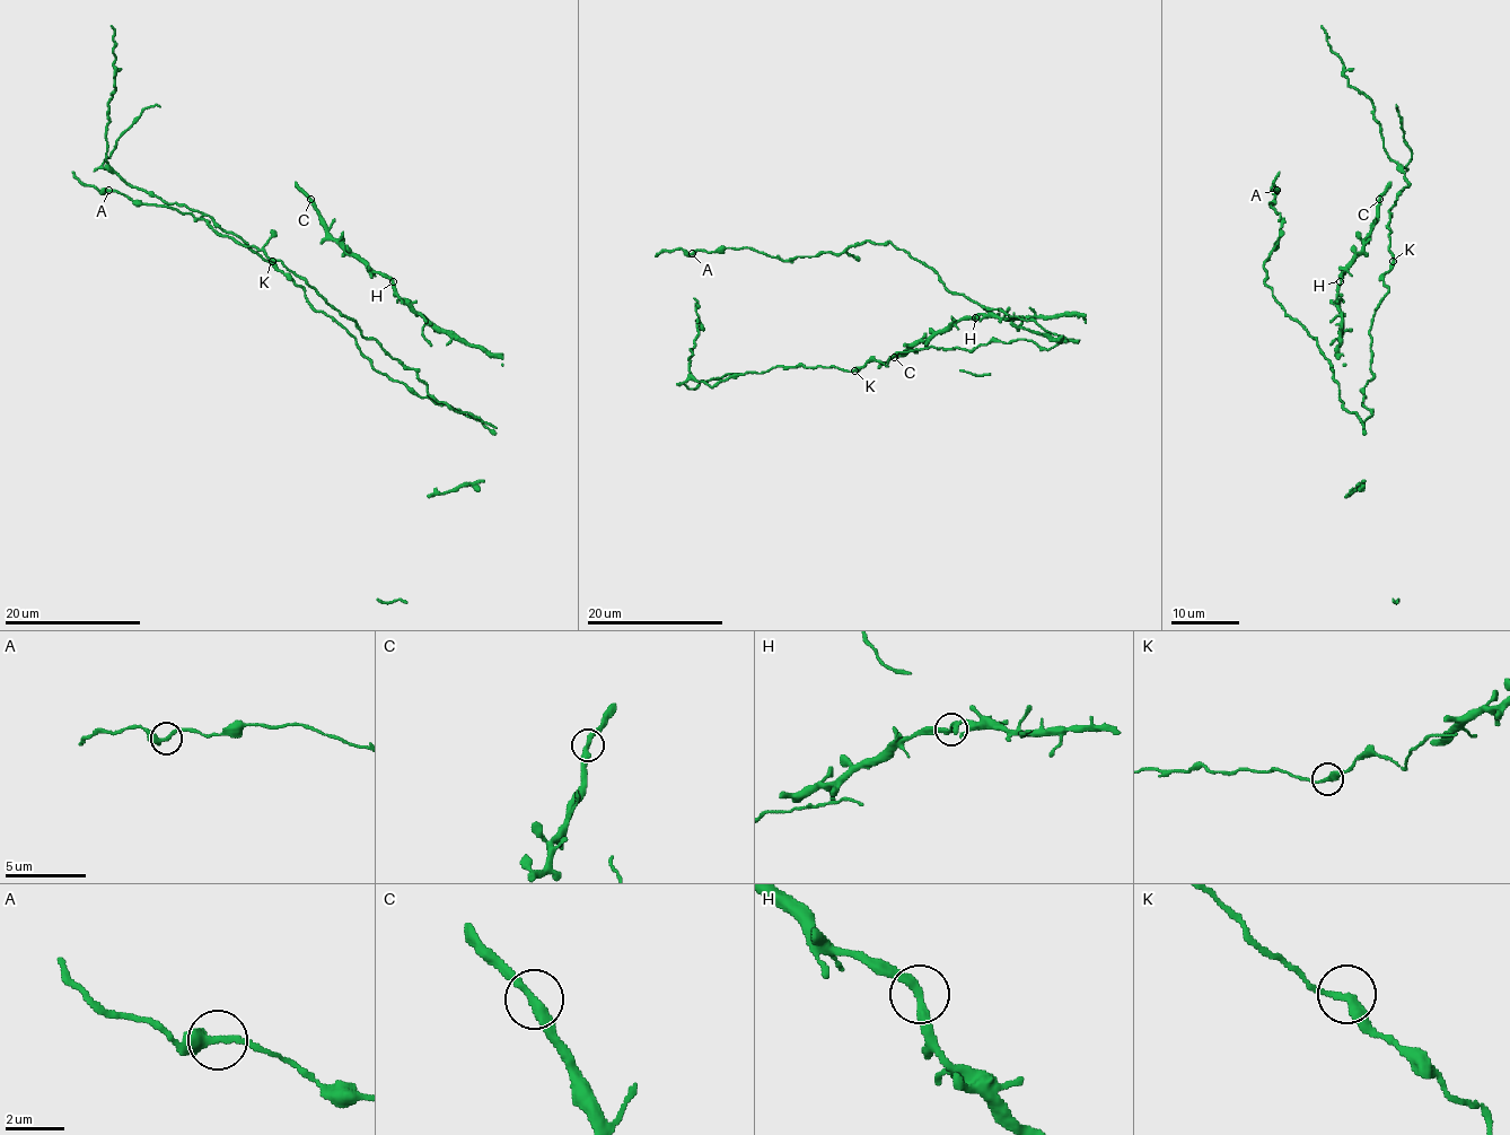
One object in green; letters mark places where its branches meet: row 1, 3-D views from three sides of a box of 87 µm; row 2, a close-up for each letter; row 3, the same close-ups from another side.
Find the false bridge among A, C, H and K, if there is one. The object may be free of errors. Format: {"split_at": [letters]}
{"split_at": ["A"]}

